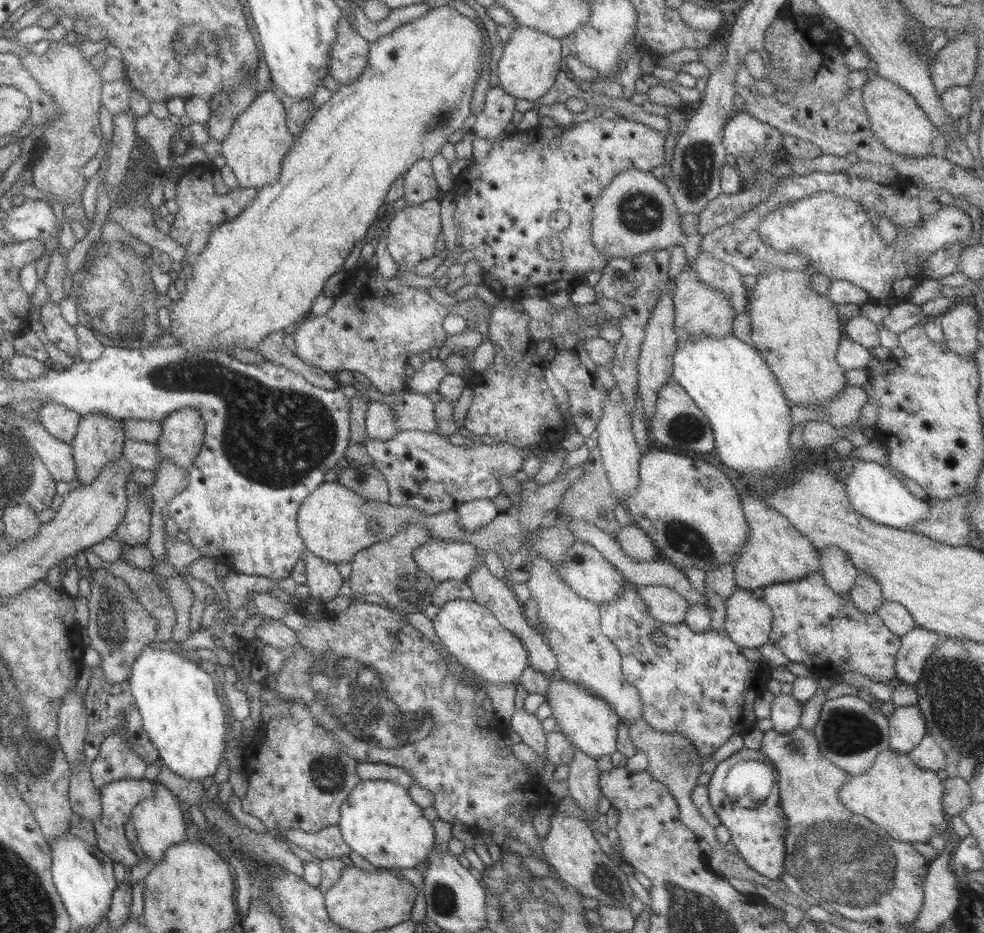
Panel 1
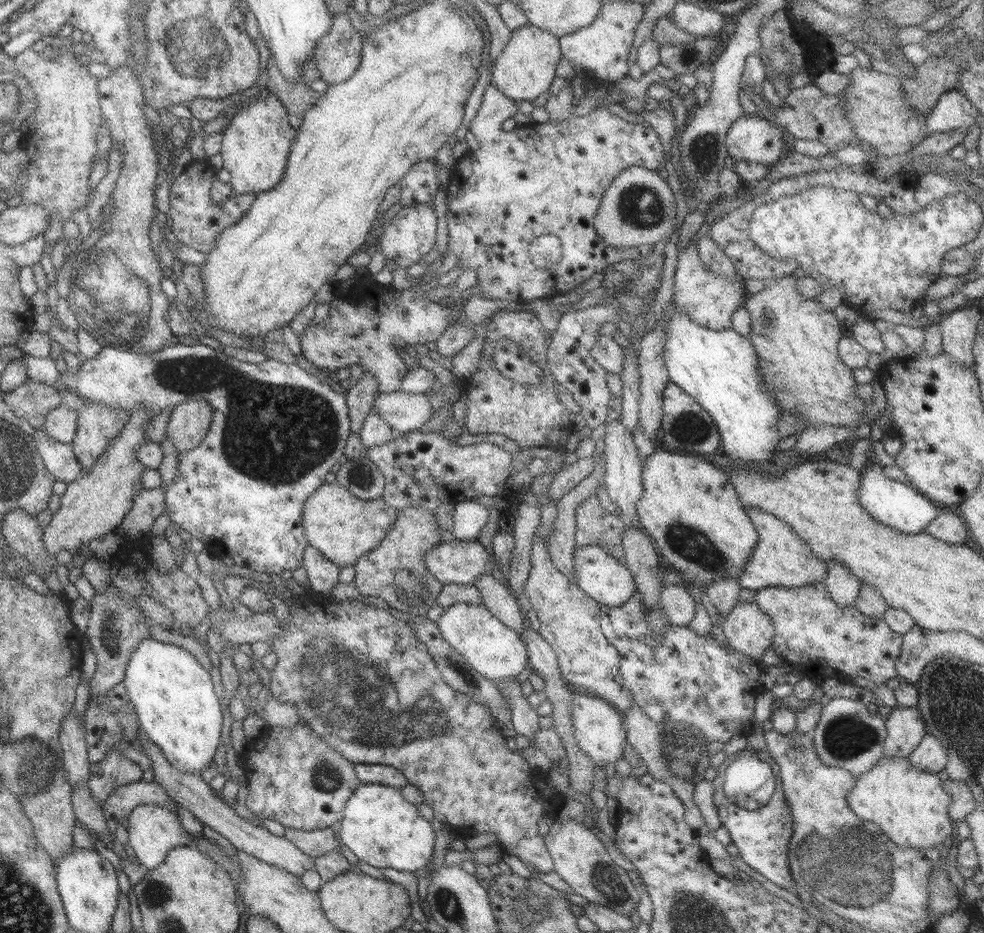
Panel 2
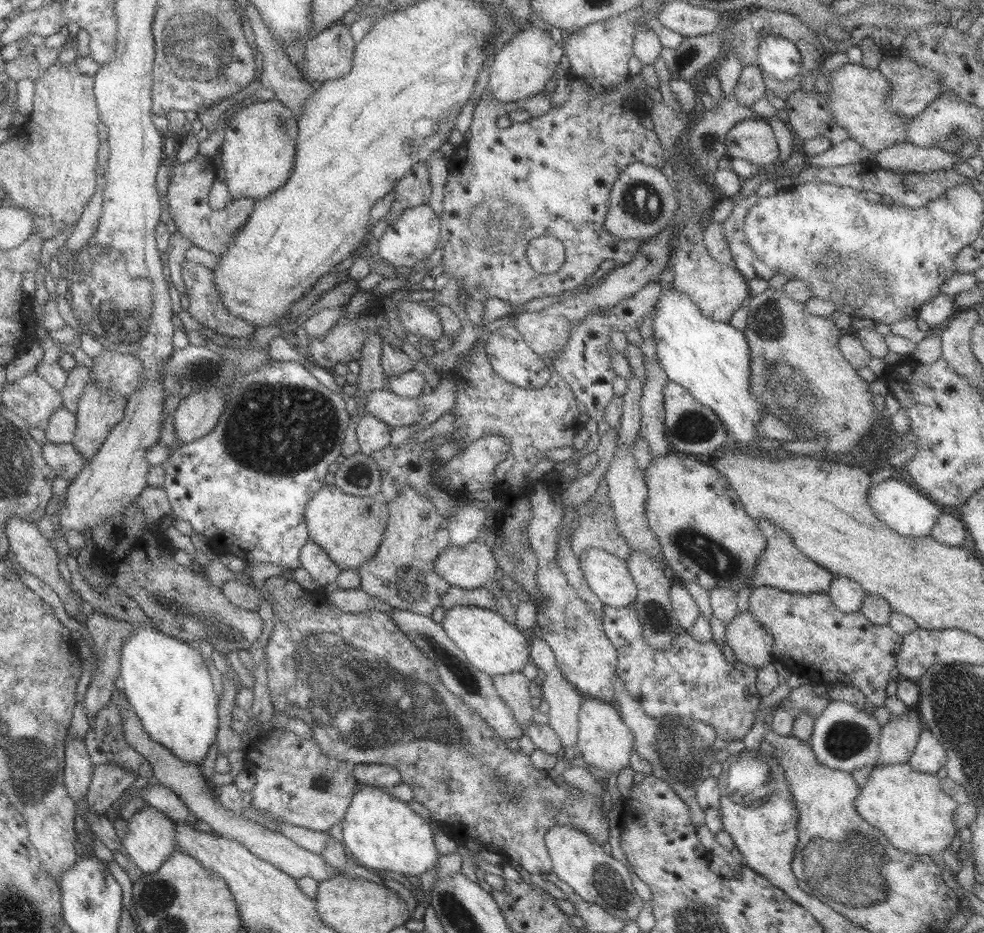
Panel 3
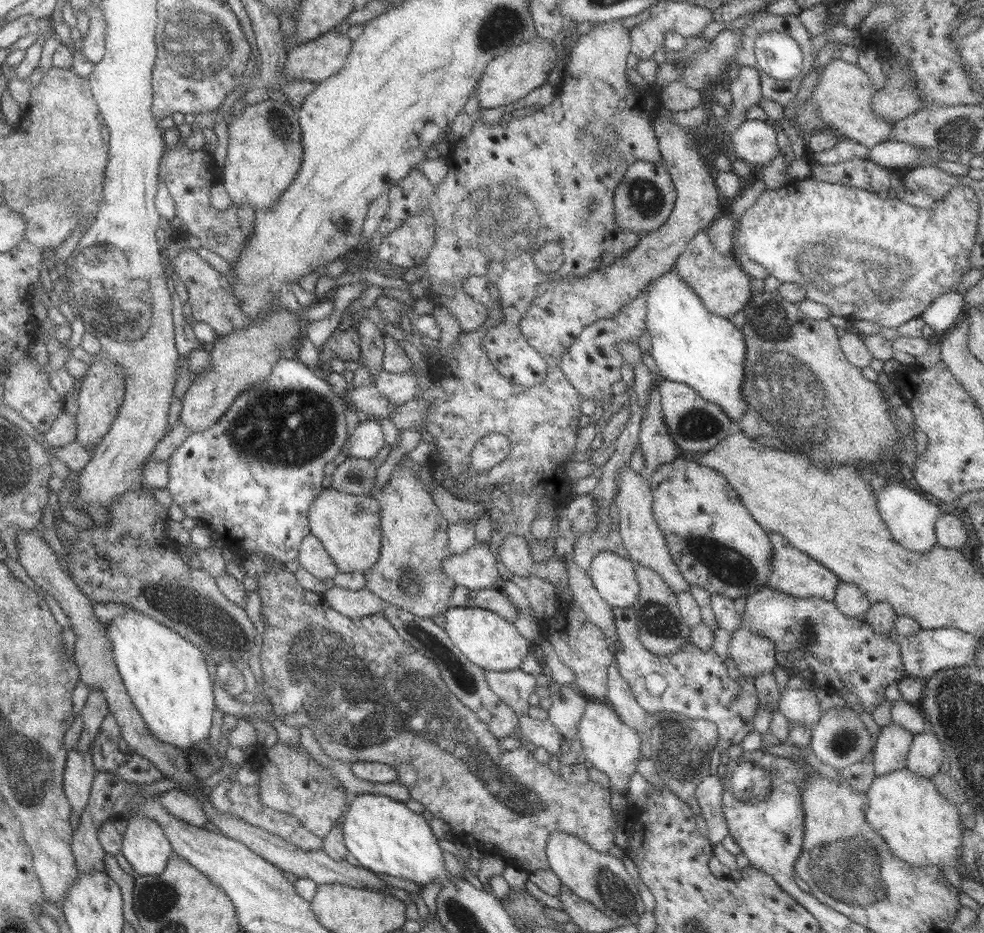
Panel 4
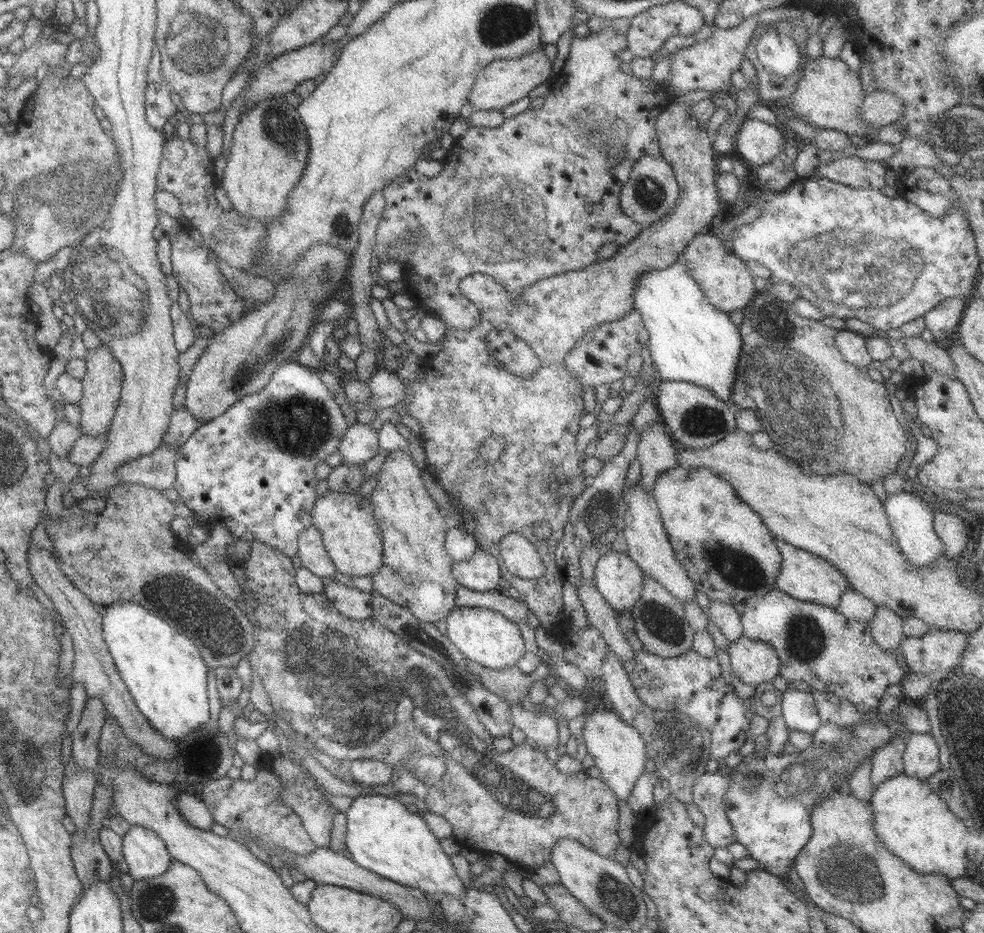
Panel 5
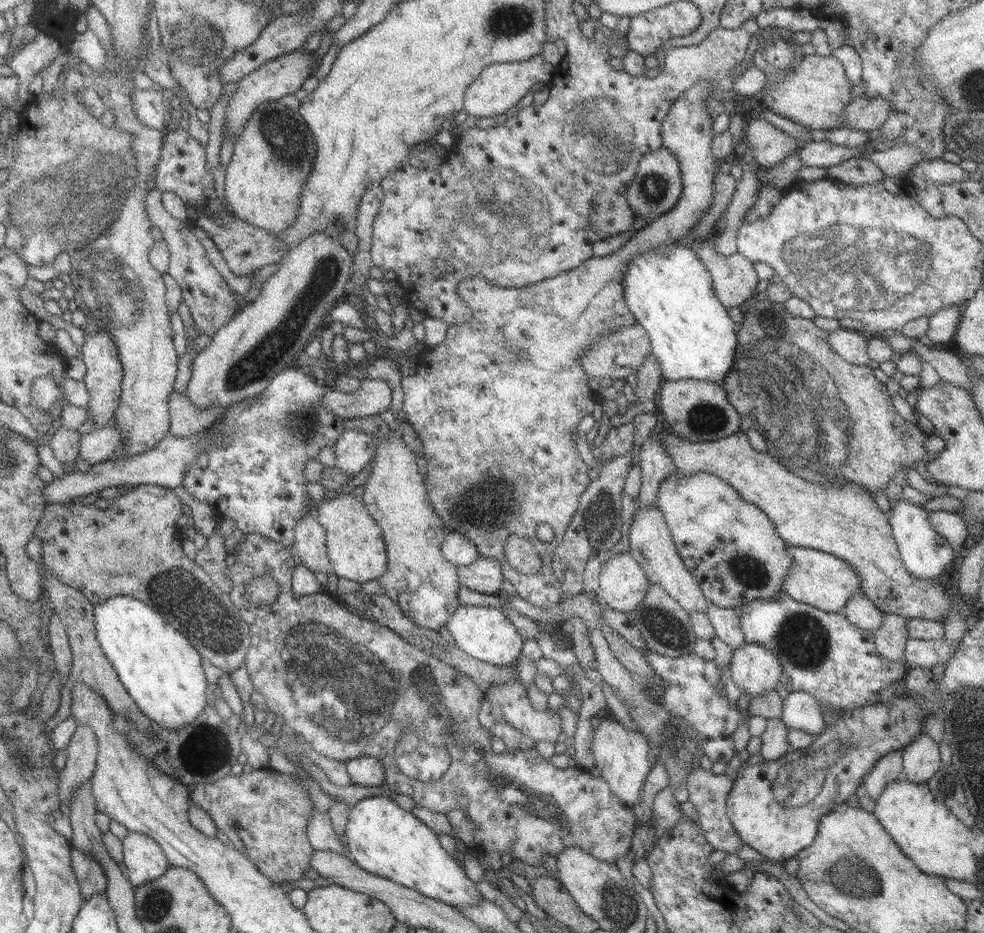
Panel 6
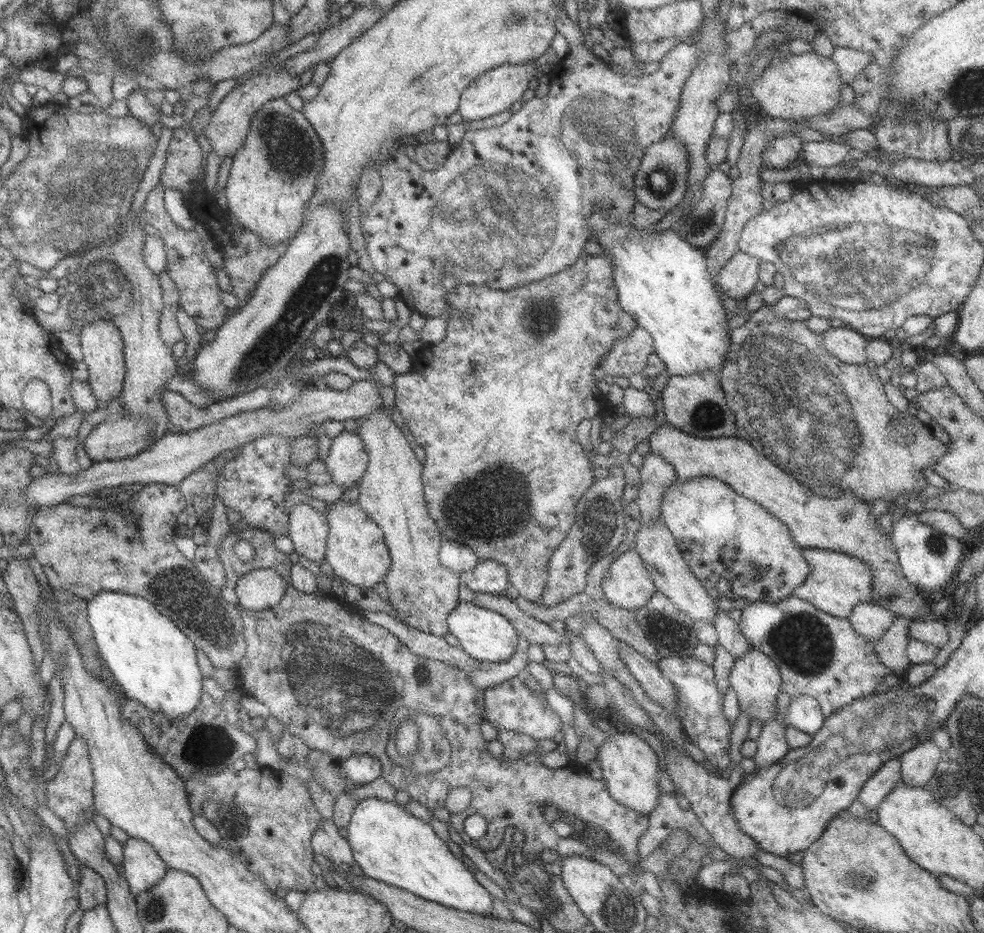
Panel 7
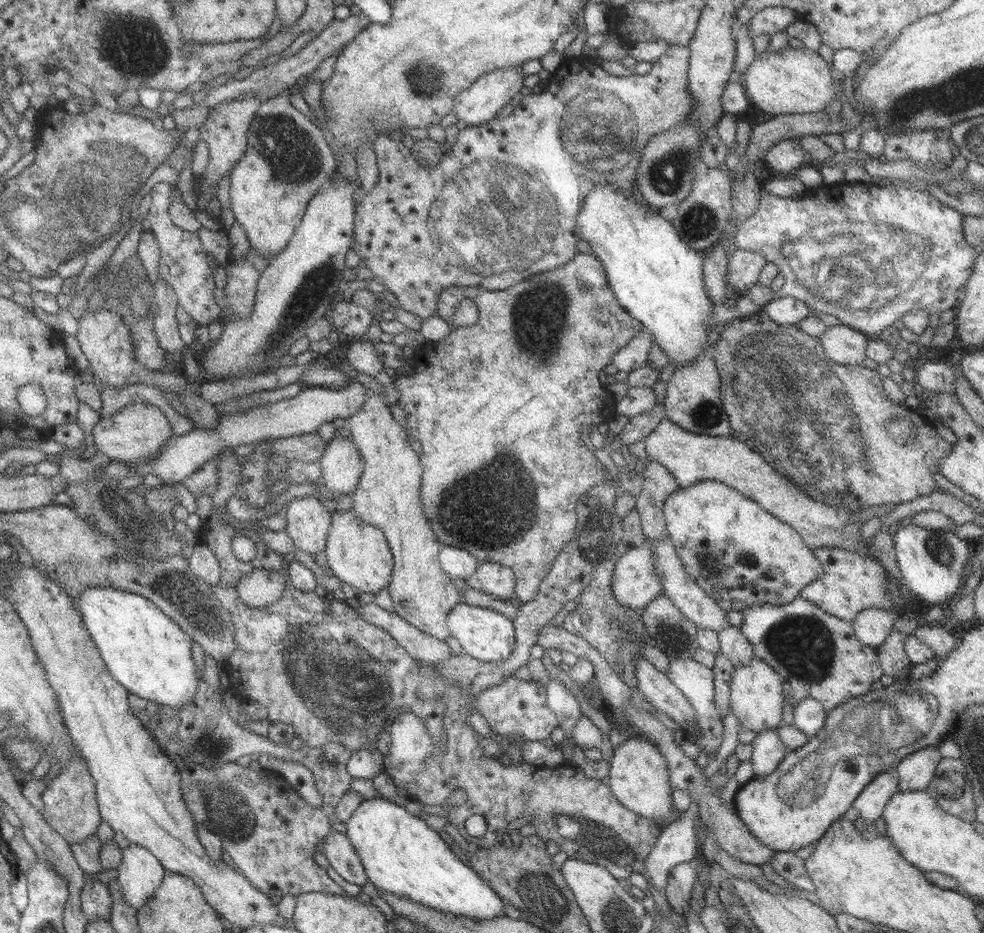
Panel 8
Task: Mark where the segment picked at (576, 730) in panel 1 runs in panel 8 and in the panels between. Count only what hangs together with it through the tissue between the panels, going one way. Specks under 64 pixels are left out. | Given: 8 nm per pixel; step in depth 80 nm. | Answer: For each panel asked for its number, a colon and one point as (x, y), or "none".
2: (599, 728)
3: (604, 741)
4: (611, 746)
5: (619, 751)
6: (624, 756)
7: (630, 766)
8: (638, 773)

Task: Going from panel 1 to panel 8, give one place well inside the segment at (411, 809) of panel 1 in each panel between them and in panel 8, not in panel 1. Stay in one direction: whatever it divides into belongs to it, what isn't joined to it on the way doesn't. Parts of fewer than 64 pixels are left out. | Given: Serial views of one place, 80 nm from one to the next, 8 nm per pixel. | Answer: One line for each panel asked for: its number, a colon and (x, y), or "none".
2: (379, 825)
3: (384, 833)
4: (383, 835)
5: (382, 835)
6: (383, 838)
7: (389, 844)
8: (400, 853)

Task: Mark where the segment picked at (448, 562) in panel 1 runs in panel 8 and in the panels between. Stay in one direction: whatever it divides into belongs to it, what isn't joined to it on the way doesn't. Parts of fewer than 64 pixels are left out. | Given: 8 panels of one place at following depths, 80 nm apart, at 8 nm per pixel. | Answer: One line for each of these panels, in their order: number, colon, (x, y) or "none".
2: (460, 561)
3: (473, 565)
4: (477, 568)
5: (481, 572)
6: (484, 575)
7: (488, 576)
8: (498, 580)

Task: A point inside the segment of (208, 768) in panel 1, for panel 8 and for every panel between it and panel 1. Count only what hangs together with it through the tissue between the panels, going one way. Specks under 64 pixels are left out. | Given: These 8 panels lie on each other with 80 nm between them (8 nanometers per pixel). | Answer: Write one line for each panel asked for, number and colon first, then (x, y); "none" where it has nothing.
2: (173, 695)
3: (167, 682)
4: (167, 677)
5: (163, 670)
6: (161, 670)
7: (150, 658)
8: (146, 652)

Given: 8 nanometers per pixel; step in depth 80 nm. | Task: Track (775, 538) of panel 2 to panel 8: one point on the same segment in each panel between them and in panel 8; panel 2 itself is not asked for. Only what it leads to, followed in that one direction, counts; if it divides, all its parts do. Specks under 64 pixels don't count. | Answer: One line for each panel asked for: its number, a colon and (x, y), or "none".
3: (782, 564)
4: (791, 571)
5: (803, 575)
6: (823, 580)
7: (836, 582)
8: (850, 582)

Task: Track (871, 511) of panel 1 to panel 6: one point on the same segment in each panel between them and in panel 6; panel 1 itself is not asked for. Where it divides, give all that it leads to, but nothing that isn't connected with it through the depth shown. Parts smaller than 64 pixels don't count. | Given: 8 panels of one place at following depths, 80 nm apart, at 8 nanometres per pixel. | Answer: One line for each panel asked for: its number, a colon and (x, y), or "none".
2: (890, 502)
3: (909, 512)
4: (911, 518)
5: (911, 519)
6: (926, 554)

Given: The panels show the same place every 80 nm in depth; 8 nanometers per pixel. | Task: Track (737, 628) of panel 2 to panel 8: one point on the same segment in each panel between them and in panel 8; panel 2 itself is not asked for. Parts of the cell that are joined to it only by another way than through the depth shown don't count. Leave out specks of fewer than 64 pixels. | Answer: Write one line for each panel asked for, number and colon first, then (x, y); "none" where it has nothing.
3: (751, 642)
4: (753, 654)
5: (753, 662)
6: (755, 670)
7: (756, 680)
8: (757, 694)

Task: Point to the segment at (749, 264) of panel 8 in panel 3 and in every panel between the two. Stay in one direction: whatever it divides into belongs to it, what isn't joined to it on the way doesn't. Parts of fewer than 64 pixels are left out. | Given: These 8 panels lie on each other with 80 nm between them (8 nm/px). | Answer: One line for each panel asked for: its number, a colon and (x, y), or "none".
3: (718, 290)
4: (719, 280)
5: (725, 279)
6: (733, 278)
7: (737, 278)

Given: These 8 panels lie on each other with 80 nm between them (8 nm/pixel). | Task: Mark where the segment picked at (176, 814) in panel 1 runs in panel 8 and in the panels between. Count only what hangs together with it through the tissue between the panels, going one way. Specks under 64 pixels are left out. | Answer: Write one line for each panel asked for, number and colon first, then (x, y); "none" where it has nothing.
2: (154, 830)
3: (151, 839)
4: (146, 847)
5: (147, 856)
6: (143, 856)
7: (143, 868)
8: (140, 873)

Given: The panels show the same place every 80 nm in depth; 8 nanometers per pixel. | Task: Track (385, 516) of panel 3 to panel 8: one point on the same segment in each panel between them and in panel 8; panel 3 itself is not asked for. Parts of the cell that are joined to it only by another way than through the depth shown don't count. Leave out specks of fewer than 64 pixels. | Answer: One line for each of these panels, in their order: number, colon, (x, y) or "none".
4: (349, 526)
5: (350, 533)
6: (355, 546)
7: (357, 551)
8: (358, 553)

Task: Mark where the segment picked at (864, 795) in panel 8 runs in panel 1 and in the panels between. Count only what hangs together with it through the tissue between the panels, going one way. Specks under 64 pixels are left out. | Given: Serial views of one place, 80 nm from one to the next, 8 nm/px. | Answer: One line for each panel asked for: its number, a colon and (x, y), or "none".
1: (907, 724)
2: (905, 728)
3: (899, 737)
4: (891, 751)
5: (888, 762)
6: (888, 768)
7: (888, 776)

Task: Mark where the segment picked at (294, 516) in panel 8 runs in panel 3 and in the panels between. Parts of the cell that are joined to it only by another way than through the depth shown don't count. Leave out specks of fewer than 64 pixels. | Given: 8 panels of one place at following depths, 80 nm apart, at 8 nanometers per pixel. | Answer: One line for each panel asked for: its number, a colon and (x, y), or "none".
3: (323, 570)
4: (313, 557)
5: (313, 554)
6: (310, 536)
7: (309, 530)

